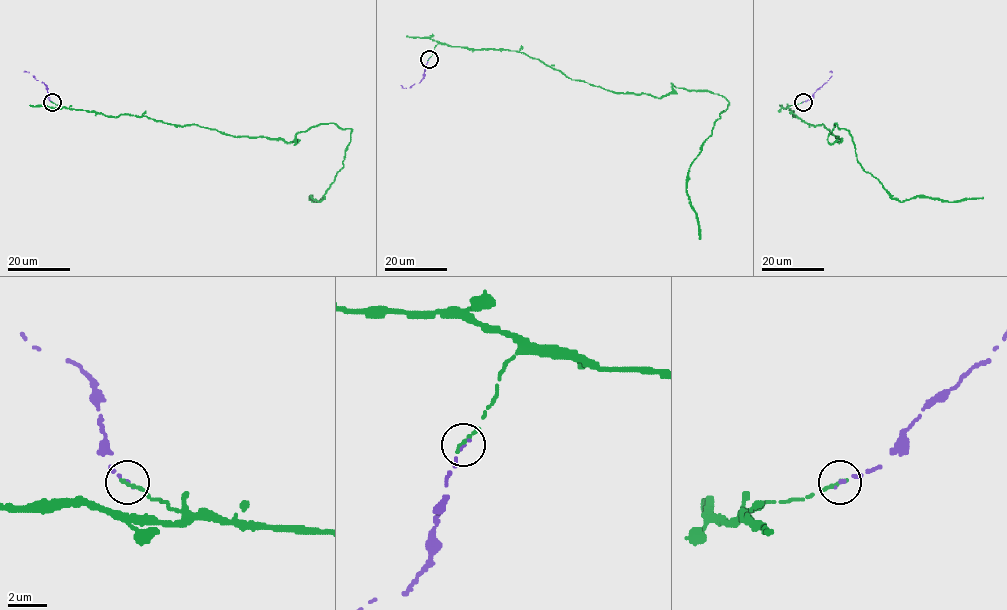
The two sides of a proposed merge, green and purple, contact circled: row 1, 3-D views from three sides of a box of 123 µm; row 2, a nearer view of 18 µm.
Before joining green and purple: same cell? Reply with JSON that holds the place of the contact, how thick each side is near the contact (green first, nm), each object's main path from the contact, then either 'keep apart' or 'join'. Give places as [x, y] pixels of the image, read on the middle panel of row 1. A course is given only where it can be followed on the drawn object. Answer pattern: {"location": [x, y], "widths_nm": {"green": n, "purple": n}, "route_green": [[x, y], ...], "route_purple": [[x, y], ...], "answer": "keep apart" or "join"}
{"location": [429, 59], "widths_nm": {"green": 240, "purple": 160}, "route_green": [[429, 58], [437, 44], [509, 50], [610, 91], [722, 95], [689, 170], [700, 239]], "route_purple": [[429, 58], [420, 81], [406, 88], [401, 85]], "answer": "join"}

